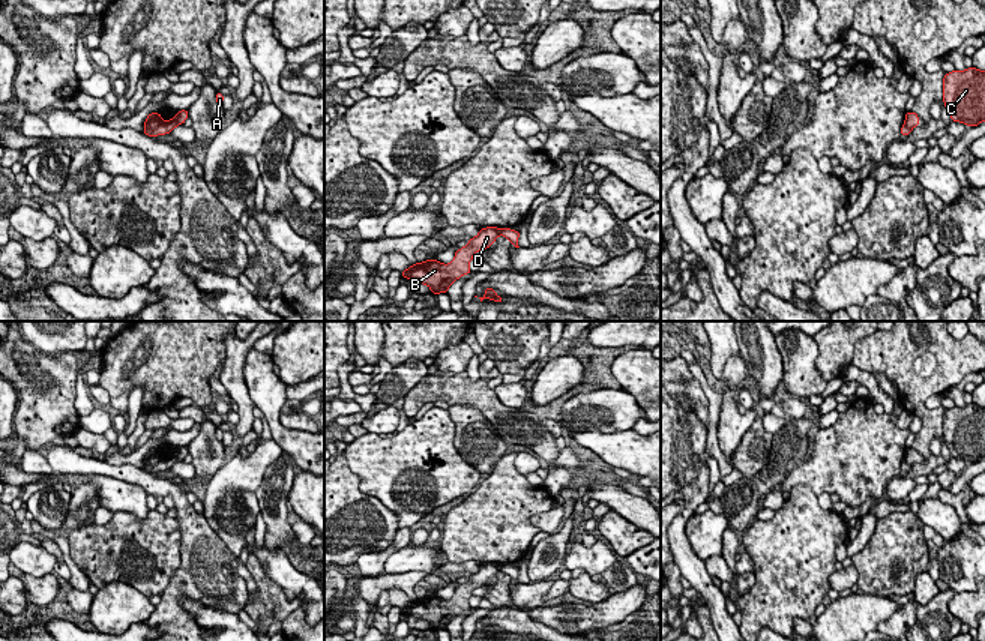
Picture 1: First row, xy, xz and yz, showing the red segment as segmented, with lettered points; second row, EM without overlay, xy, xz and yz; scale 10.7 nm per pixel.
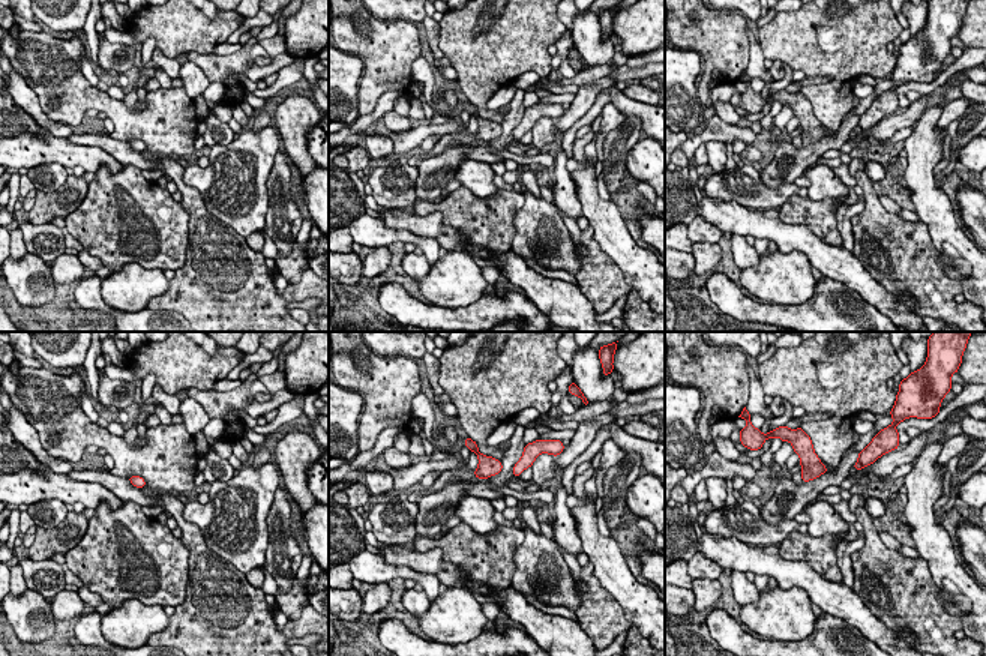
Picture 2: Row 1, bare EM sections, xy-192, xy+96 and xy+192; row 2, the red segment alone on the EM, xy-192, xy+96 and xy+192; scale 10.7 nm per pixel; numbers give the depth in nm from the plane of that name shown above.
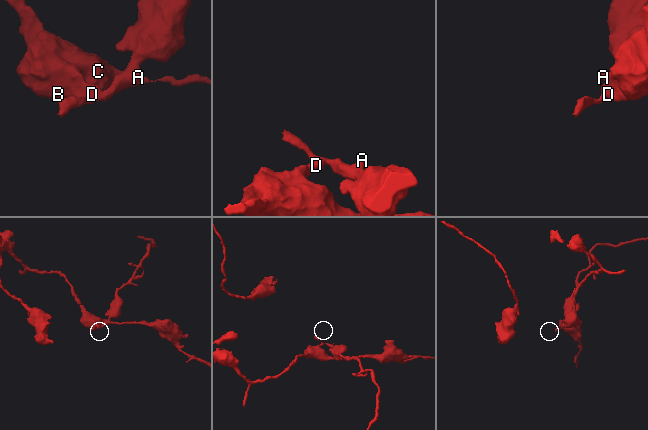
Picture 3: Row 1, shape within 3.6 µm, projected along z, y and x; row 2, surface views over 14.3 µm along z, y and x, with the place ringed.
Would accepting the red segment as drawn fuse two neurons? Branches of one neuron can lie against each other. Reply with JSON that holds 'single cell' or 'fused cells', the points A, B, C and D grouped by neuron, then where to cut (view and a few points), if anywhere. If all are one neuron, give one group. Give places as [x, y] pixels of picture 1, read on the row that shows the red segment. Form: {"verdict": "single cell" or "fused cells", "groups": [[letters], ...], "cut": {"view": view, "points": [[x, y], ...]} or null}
{"verdict": "fused cells", "groups": [["A"], ["B", "C", "D"]], "cut": {"view": "xy", "points": [[164, 122], [153, 128], [144, 128]]}}

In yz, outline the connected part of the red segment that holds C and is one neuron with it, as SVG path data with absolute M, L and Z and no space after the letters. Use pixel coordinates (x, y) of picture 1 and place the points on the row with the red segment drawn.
M971 66L944 74L943 102L952 122L965 126L985 122L985 71Z

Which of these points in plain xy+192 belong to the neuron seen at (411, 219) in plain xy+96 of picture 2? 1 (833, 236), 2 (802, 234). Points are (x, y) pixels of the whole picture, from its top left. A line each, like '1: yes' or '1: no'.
1: no
2: yes

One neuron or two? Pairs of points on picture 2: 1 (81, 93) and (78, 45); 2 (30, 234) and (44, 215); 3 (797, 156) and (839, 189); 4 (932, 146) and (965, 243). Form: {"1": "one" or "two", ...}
{"1": "one", "2": "two", "3": "two", "4": "one"}

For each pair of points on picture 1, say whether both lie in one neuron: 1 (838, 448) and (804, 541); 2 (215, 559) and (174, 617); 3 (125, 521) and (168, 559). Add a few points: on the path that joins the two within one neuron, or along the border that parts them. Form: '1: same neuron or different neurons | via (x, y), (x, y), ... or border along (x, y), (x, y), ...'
1: different neurons | border along (789, 491), (798, 484), (805, 484), (817, 497)
2: same neuron | via (200, 574), (174, 602)
3: same neuron | via (135, 532), (158, 554)

